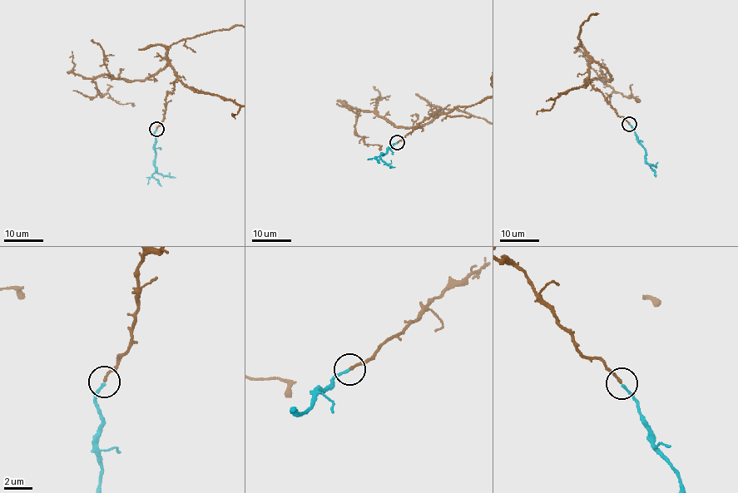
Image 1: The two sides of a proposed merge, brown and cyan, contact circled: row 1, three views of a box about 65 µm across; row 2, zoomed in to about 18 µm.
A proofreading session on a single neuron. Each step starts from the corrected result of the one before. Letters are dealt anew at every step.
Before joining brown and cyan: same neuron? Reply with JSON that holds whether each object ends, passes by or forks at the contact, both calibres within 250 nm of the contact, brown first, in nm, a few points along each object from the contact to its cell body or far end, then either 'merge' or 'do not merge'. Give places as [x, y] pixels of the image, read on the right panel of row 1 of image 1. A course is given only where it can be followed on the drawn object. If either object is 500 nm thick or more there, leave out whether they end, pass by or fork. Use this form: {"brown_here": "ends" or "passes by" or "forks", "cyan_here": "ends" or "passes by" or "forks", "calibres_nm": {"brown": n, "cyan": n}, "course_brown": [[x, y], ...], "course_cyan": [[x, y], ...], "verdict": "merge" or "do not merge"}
{"brown_here": "ends", "cyan_here": "ends", "calibres_nm": {"brown": 190, "cyan": 170}, "course_cyan": [[629, 124], [637, 140], [644, 148], [645, 160], [656, 166]], "verdict": "merge"}

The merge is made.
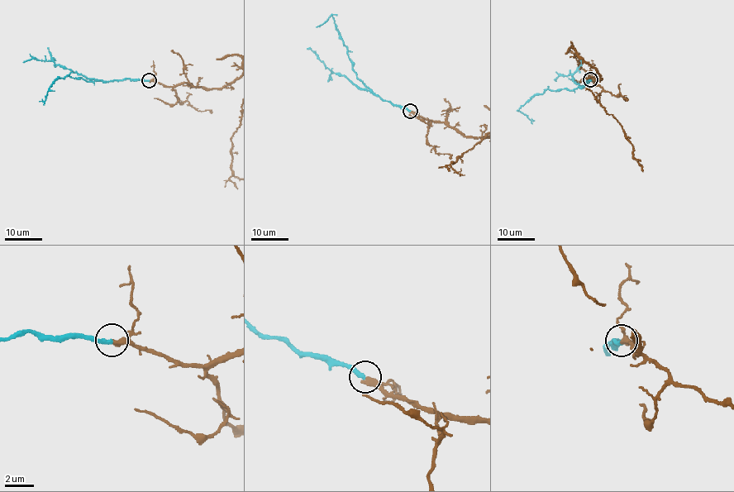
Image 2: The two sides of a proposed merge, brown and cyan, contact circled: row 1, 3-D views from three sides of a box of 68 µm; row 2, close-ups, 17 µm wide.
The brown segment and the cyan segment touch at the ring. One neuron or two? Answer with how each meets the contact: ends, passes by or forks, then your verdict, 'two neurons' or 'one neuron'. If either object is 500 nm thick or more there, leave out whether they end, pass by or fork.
brown passes by; cyan ends there; one neuron

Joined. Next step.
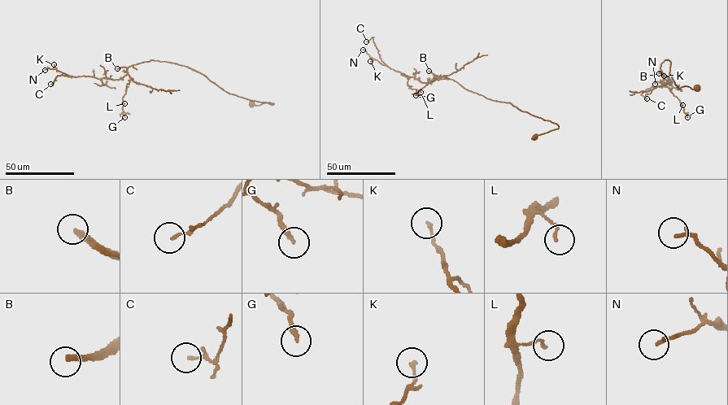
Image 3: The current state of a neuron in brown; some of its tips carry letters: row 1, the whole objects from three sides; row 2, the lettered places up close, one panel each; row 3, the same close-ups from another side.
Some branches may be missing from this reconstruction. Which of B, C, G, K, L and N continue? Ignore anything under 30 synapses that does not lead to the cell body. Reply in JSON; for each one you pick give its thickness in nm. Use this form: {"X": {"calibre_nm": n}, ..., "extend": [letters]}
{"B": {"calibre_nm": 320}, "extend": ["B"]}

